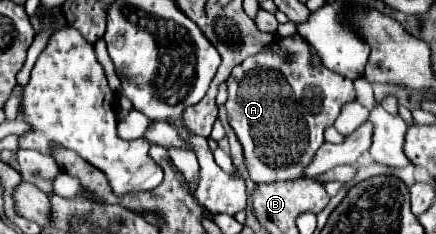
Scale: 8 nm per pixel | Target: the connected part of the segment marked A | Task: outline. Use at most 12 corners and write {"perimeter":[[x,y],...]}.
{"perimeter":[[299,34],[227,78],[255,184],[301,178],[355,100]]}

